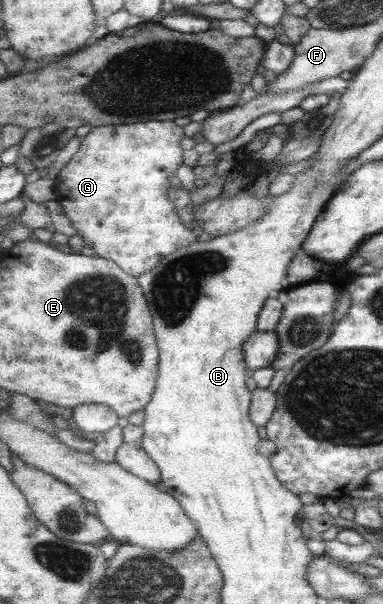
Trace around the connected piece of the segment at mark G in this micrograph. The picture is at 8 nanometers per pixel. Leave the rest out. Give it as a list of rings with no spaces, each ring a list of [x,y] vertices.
[[[145,121],[129,125],[92,127],[79,139],[78,150],[54,177],[55,197],[71,227],[97,257],[112,261],[123,273],[136,278],[149,271],[164,255],[196,241],[168,200],[169,176],[183,163],[179,146],[182,127],[170,121]]]

